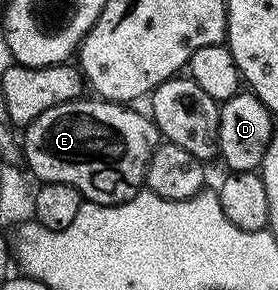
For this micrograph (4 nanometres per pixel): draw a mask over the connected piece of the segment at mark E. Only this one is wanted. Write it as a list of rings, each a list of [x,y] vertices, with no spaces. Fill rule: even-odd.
[[[77,99],[75,101],[67,101],[61,105],[50,107],[49,110],[42,111],[36,119],[34,119],[22,133],[22,157],[26,162],[26,169],[29,174],[37,182],[43,183],[49,181],[50,183],[70,183],[70,187],[77,189],[83,196],[85,202],[93,205],[121,205],[130,199],[134,199],[145,188],[144,176],[146,175],[146,167],[150,163],[150,155],[154,155],[154,151],[162,143],[160,130],[157,129],[156,124],[153,123],[151,116],[142,114],[136,110],[136,107],[129,107],[124,103],[117,103],[115,101],[105,101],[103,99]]]

